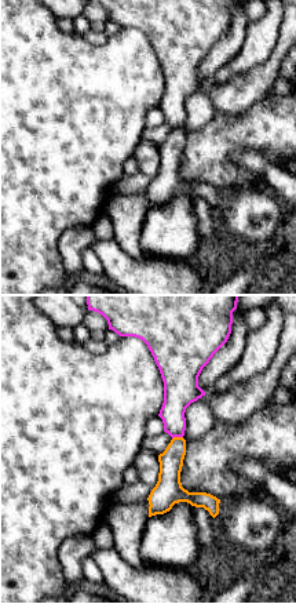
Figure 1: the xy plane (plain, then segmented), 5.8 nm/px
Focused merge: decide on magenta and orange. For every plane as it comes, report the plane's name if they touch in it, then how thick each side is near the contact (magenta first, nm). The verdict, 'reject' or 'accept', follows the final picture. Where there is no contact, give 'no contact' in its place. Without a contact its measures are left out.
meets magenta in xy; 180 nm thick on the magenta side, 140 nm on the other

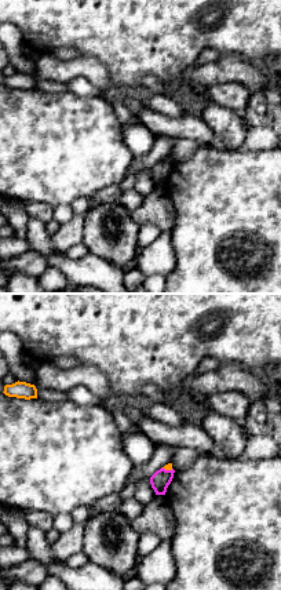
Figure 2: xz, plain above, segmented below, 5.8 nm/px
meets magenta in xz; 110 nm thick on the magenta side, 40 nm on the other

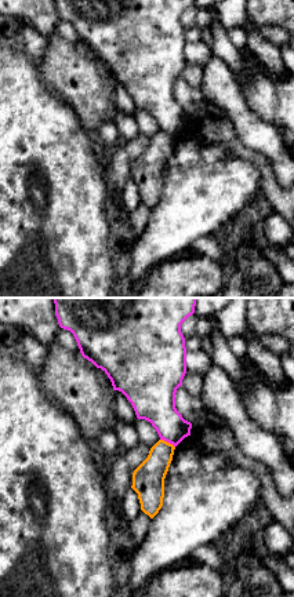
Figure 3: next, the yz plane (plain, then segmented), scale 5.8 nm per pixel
meets magenta in yz; 240 nm thick on the magenta side, 190 nm on the other

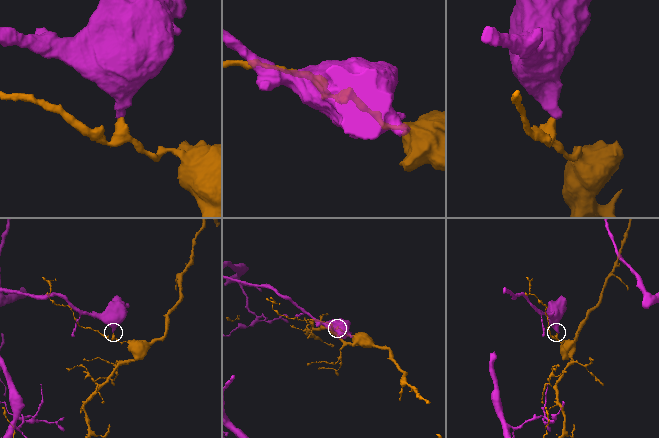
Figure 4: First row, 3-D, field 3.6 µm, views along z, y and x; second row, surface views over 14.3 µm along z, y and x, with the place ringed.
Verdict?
reject

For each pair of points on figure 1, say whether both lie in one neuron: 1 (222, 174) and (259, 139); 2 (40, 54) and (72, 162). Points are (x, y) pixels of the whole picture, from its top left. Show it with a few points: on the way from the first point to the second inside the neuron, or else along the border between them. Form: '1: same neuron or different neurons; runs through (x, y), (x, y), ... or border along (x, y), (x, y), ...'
1: same neuron; runs through (222, 162), (247, 139)
2: same neuron; runs through (40, 80), (40, 130), (46, 135)

